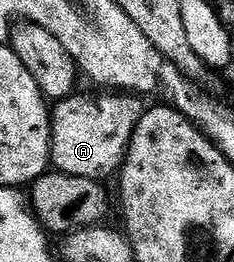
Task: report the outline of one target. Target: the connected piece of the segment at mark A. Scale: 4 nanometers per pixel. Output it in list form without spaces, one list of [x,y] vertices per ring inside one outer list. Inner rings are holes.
[[[127,92],[104,95],[104,98],[60,98],[50,107],[51,166],[58,173],[96,180],[118,175],[131,133],[137,128],[145,106]]]

